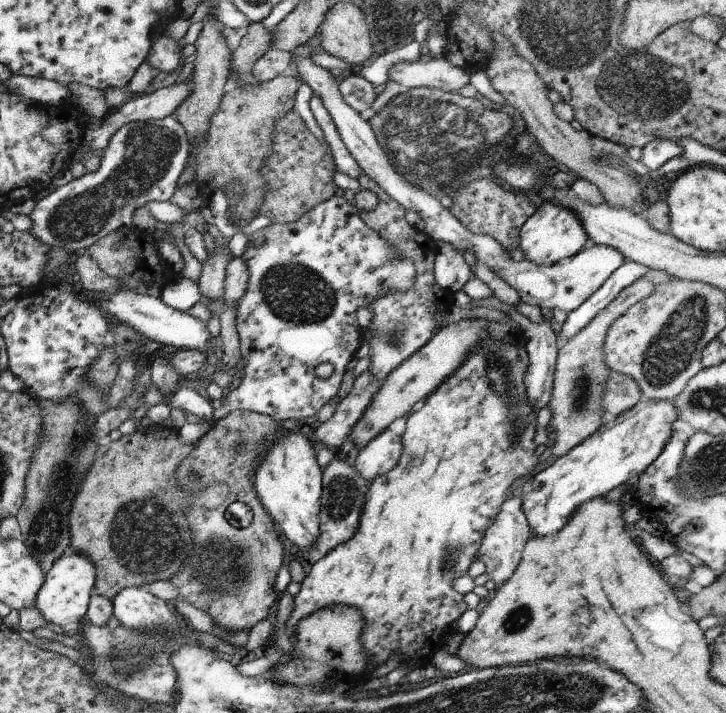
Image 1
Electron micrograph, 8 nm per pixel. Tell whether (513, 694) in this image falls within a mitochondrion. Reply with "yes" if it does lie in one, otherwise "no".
yes

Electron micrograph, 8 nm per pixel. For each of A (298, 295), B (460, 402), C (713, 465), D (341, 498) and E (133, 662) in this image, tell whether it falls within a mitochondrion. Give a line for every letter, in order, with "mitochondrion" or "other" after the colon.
A: mitochondrion
B: other
C: mitochondrion
D: mitochondrion
E: mitochondrion

